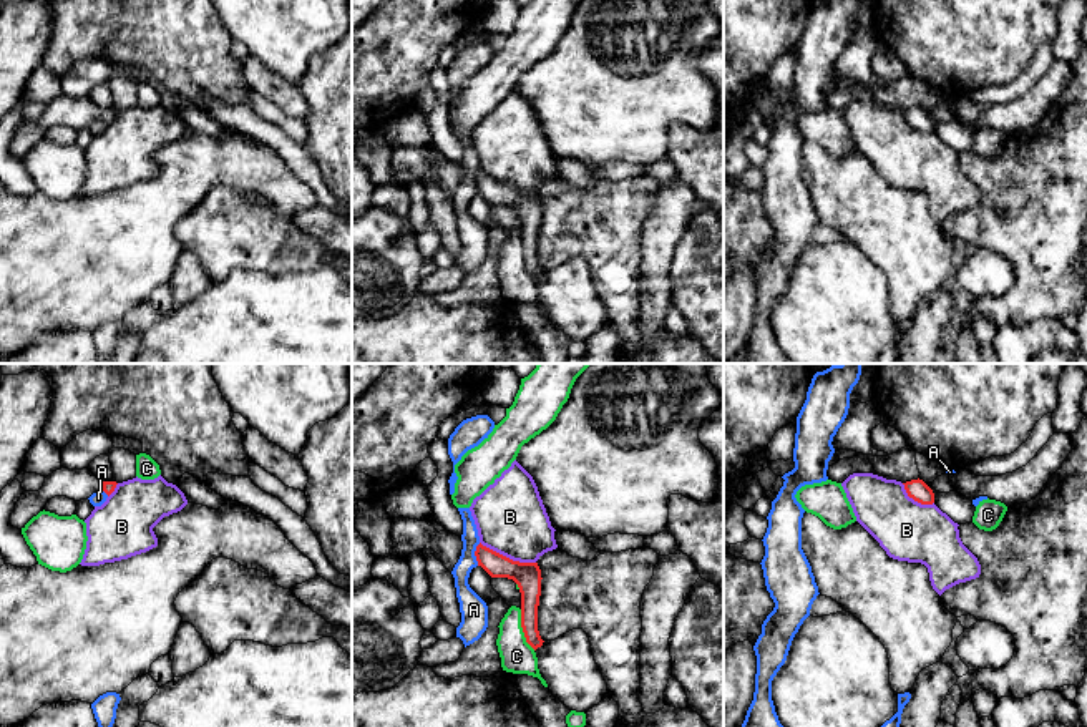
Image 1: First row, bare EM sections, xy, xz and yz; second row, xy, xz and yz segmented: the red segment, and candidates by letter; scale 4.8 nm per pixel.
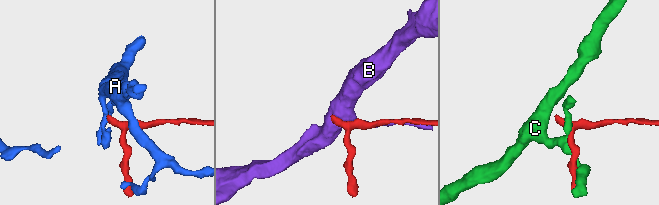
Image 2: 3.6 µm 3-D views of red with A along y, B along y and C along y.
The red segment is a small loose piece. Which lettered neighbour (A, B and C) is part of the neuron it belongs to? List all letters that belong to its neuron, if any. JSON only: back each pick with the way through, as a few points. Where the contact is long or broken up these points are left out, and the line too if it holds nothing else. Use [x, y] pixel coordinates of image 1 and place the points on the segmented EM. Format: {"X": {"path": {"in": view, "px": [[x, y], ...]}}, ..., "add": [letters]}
{"add": []}

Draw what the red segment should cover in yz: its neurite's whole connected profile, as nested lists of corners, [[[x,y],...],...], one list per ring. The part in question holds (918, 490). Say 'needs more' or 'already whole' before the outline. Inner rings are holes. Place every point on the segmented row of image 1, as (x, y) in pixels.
already whole; [[[911,480],[903,483],[904,490],[909,498],[921,505],[933,505],[934,503],[934,493],[933,490],[923,481],[923,480]]]

